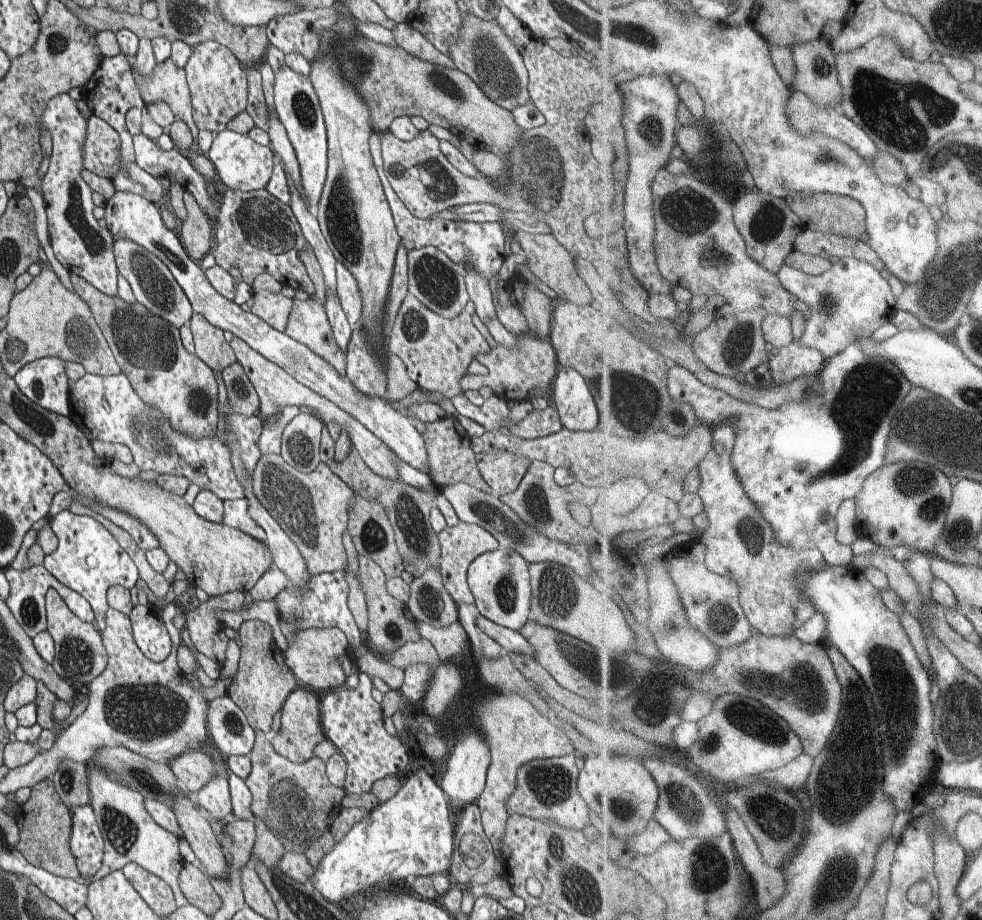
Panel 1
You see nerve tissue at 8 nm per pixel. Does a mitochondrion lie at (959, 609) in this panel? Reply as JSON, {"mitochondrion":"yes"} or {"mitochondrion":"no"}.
{"mitochondrion":"no"}

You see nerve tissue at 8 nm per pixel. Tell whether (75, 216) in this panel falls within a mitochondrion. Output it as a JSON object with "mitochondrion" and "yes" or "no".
{"mitochondrion":"yes"}

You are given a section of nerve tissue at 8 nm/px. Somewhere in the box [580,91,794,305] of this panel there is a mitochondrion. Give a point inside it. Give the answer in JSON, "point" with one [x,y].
{"point":[685,210]}

